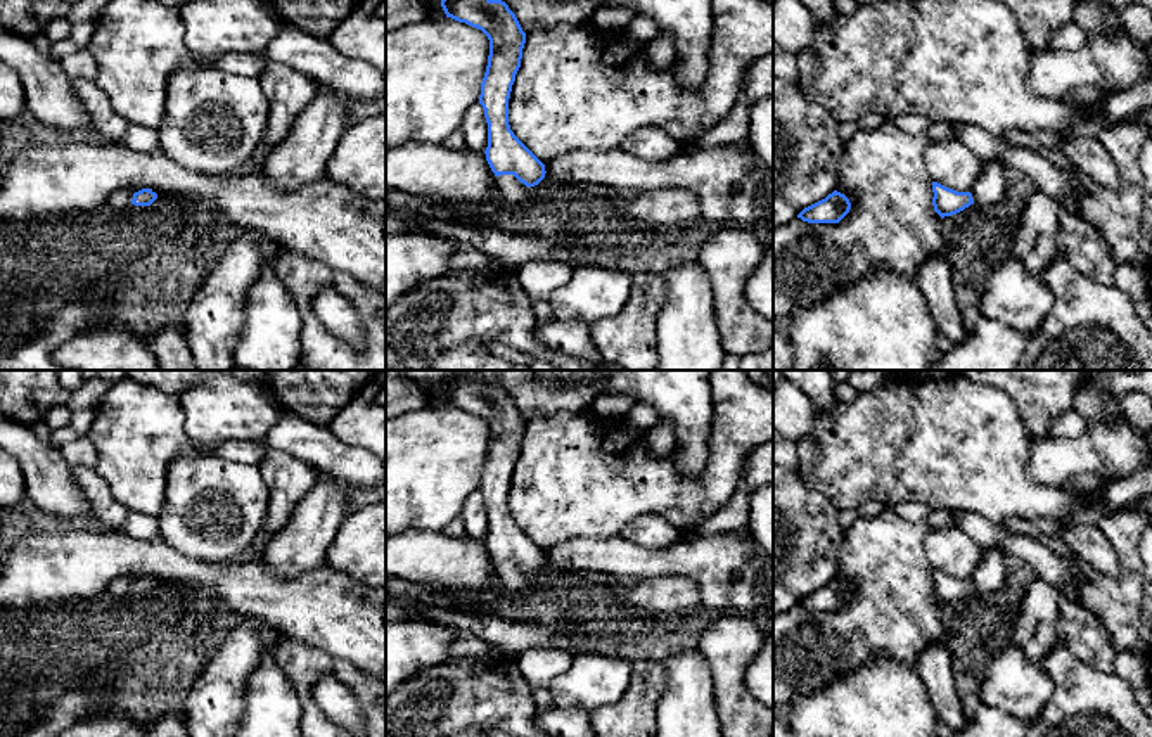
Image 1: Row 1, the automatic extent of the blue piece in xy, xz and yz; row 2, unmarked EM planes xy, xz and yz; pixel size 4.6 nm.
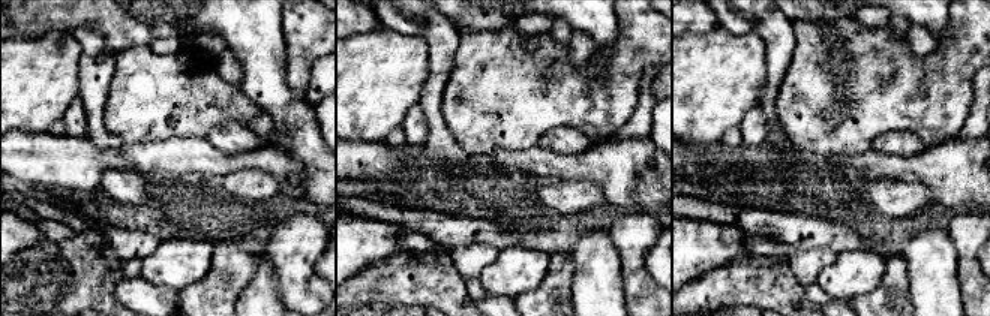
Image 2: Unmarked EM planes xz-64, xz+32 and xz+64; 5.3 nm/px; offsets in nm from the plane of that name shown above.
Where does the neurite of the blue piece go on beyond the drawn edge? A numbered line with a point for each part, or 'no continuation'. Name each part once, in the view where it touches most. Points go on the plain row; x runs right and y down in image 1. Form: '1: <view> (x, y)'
1: xz (509, 573)

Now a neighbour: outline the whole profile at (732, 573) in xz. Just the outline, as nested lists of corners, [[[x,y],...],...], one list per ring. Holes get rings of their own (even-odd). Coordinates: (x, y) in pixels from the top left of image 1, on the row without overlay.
[[[742,533],[687,535],[682,542],[649,550],[612,538],[574,538],[545,548],[545,559],[569,571],[626,578],[687,578],[699,588],[701,604],[737,614],[773,609],[773,562]]]

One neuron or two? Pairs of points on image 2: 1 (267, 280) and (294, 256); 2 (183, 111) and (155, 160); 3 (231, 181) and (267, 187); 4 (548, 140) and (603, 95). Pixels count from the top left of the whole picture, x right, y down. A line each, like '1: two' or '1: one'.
1: two
2: two
3: one
4: two

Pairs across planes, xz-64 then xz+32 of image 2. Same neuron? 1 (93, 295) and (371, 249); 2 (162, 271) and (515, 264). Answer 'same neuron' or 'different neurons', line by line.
1: different neurons
2: same neuron

